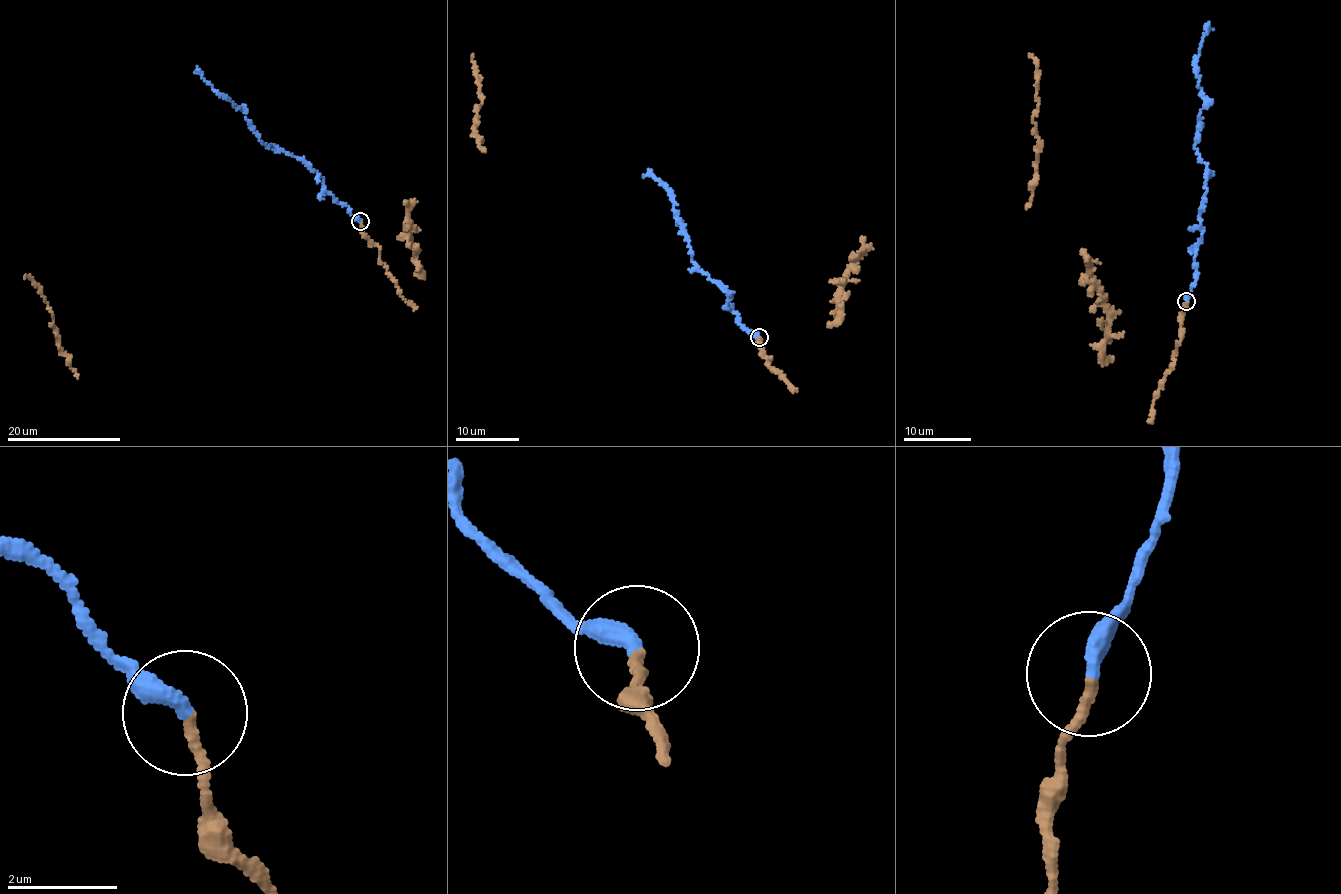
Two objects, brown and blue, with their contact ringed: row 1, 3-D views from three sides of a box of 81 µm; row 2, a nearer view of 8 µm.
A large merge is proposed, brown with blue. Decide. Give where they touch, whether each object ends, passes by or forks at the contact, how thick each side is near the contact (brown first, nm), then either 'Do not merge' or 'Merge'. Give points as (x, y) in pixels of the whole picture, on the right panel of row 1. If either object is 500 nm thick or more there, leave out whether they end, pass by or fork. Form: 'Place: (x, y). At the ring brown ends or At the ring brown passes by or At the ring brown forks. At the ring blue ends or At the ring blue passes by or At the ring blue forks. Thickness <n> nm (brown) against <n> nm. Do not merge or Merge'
Place: (1186, 301). At the ring brown ends. At the ring blue ends. Thickness 170 nm (brown) against 360 nm. Merge

